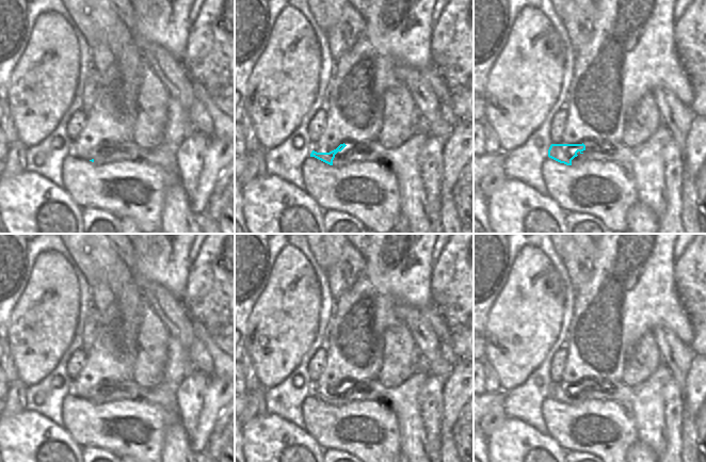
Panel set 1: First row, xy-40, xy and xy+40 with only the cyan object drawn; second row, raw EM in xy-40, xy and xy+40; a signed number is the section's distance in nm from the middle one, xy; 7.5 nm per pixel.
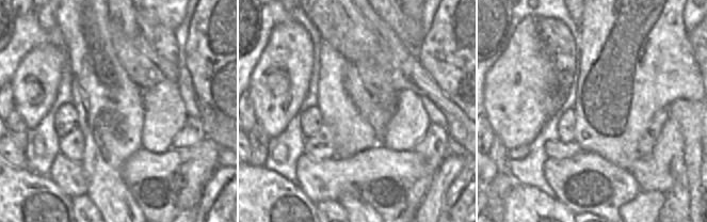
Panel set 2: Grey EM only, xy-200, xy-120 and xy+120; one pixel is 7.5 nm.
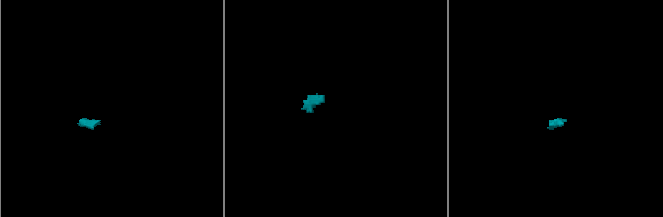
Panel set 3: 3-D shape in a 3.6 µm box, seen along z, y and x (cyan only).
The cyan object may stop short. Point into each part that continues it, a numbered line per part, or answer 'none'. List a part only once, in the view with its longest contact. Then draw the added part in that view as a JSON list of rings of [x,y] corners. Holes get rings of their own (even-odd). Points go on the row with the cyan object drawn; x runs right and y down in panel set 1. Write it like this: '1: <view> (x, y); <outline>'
1: xy+40 (644, 163); [[[660,125],[643,144],[632,148],[622,144],[584,142],[585,149],[572,160],[572,165],[581,165],[594,159],[617,163],[633,181],[638,202],[660,217],[665,209],[663,147],[671,140],[670,130]]]

